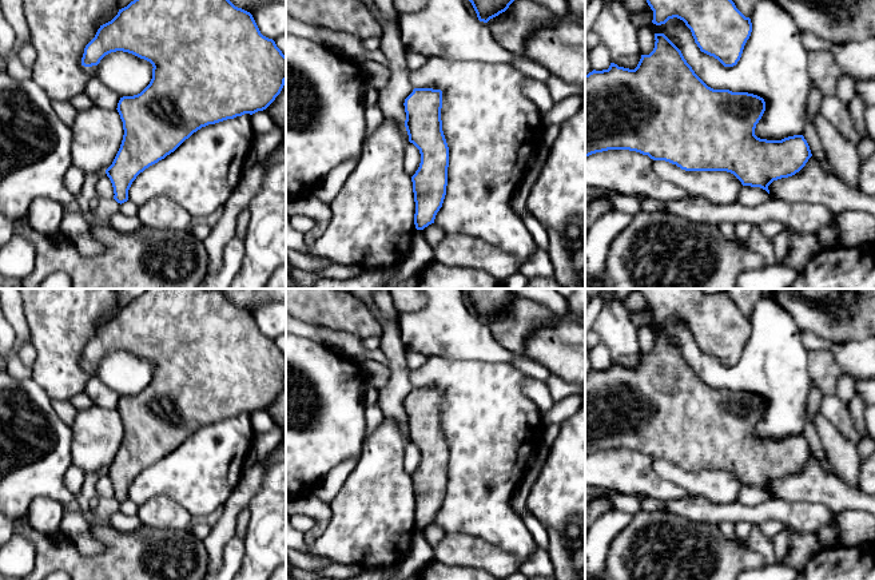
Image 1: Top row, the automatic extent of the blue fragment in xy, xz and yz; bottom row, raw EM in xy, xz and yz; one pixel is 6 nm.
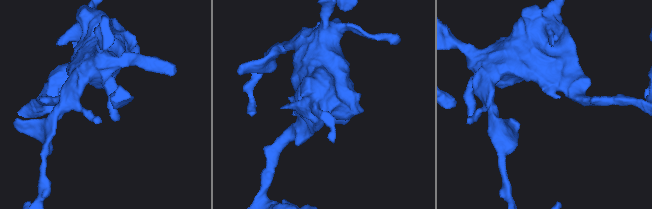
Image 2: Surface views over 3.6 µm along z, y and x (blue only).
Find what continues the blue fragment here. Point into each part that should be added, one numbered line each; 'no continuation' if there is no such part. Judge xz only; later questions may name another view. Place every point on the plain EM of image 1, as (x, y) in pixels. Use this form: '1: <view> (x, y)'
no continuation

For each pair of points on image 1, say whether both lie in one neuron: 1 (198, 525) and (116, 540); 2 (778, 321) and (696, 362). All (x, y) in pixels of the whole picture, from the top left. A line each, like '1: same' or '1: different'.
1: different
2: same

